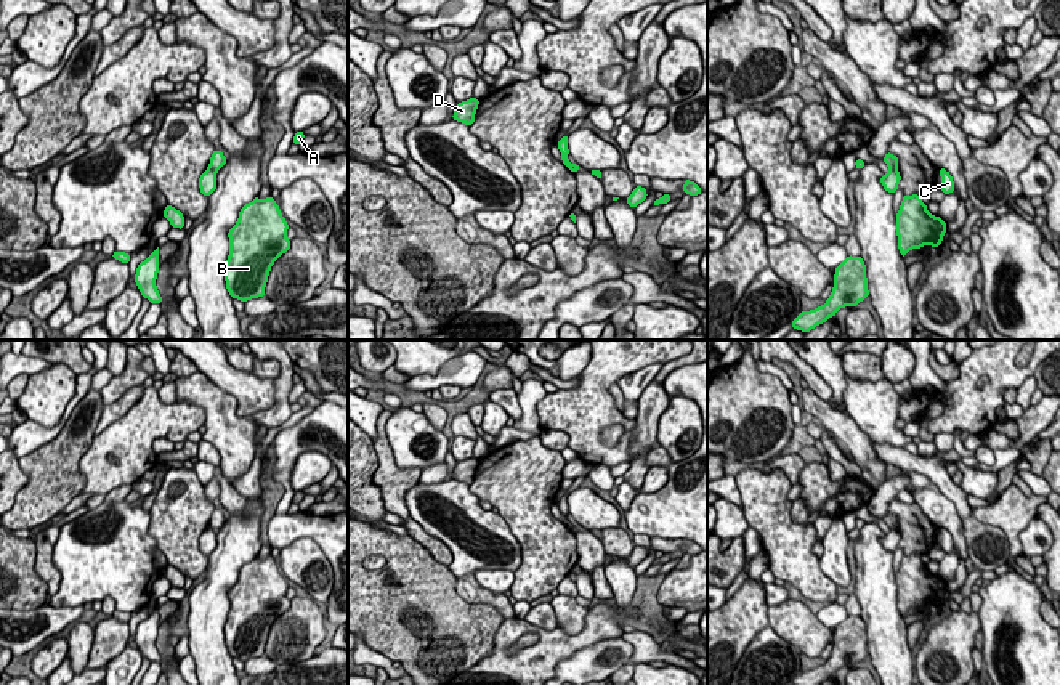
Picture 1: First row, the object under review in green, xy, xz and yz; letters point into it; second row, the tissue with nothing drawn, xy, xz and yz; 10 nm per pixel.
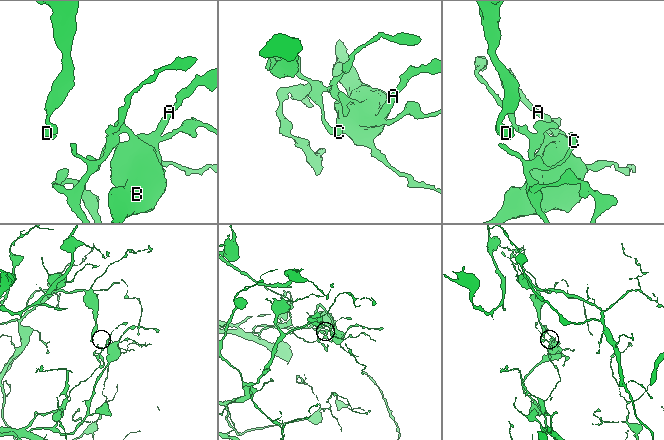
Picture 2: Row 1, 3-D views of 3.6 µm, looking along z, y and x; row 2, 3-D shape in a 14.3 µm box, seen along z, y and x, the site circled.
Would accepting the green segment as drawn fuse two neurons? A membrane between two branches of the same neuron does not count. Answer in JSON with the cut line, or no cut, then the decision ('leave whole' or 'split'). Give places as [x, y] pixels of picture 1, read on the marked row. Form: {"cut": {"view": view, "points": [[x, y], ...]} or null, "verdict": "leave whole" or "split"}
{"cut": {"view": "yz", "points": [[890, 169], [897, 170]]}, "verdict": "split"}

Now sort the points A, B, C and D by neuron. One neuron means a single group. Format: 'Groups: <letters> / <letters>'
Groups: A B / C D

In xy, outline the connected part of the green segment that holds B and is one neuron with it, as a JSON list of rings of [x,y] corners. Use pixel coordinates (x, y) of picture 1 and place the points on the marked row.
[[[258,196],[242,205],[237,223],[229,229],[229,255],[225,263],[225,281],[231,298],[247,302],[265,295],[269,270],[274,261],[290,249],[287,239],[289,225],[282,217],[274,197],[260,201]]]

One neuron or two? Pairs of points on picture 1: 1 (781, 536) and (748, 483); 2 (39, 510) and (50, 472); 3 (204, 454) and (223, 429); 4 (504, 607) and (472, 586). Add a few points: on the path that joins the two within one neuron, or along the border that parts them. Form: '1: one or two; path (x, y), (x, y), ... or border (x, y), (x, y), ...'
1: one; path (773, 523), (760, 496)
2: one; path (39, 501), (50, 490), (50, 482)
3: two; border (202, 438), (218, 453), (220, 466)
4: one; path (496, 600), (480, 594)

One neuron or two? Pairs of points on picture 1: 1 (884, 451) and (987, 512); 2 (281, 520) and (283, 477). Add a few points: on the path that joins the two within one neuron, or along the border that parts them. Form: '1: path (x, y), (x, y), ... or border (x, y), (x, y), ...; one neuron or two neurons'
1: border (970, 507), (970, 512), (979, 520), (1003, 530); two neurons
2: path (281, 509), (287, 498), (287, 488); one neuron

